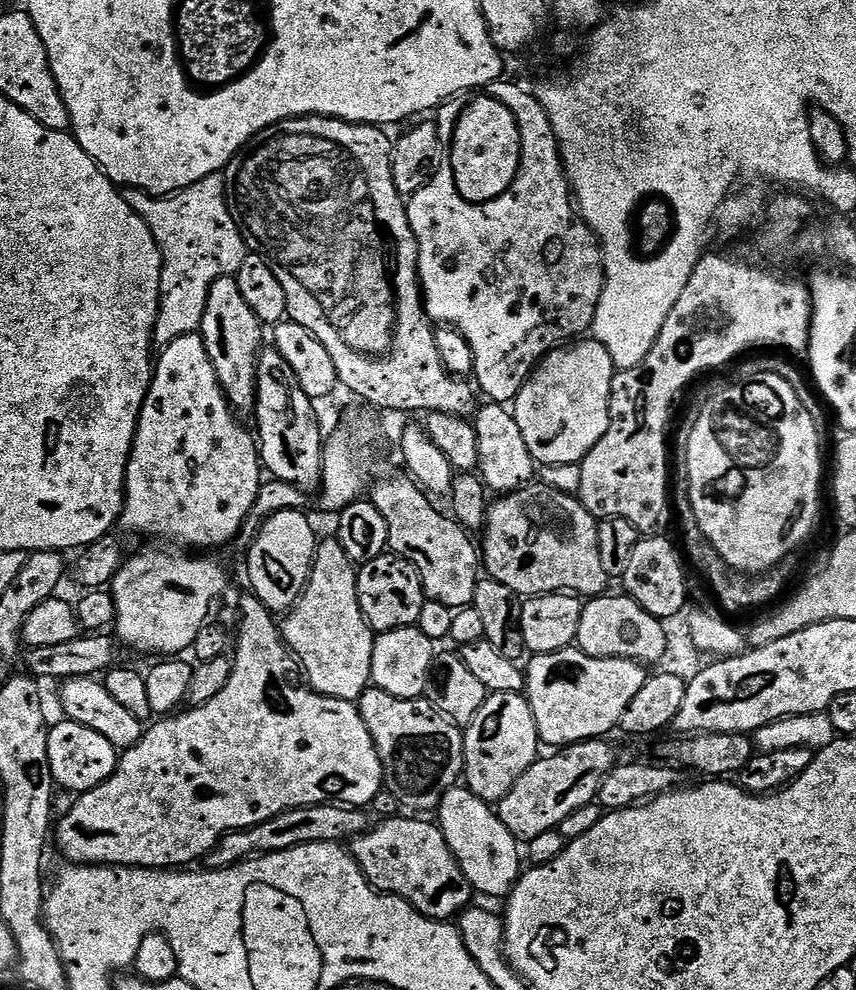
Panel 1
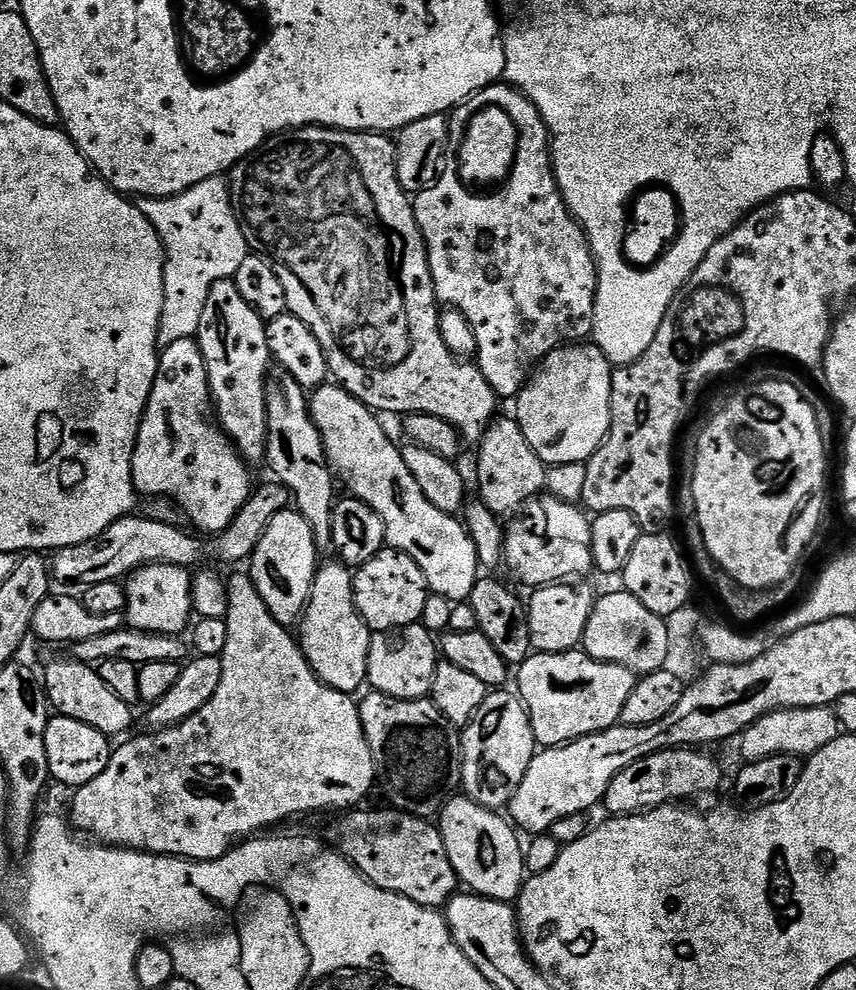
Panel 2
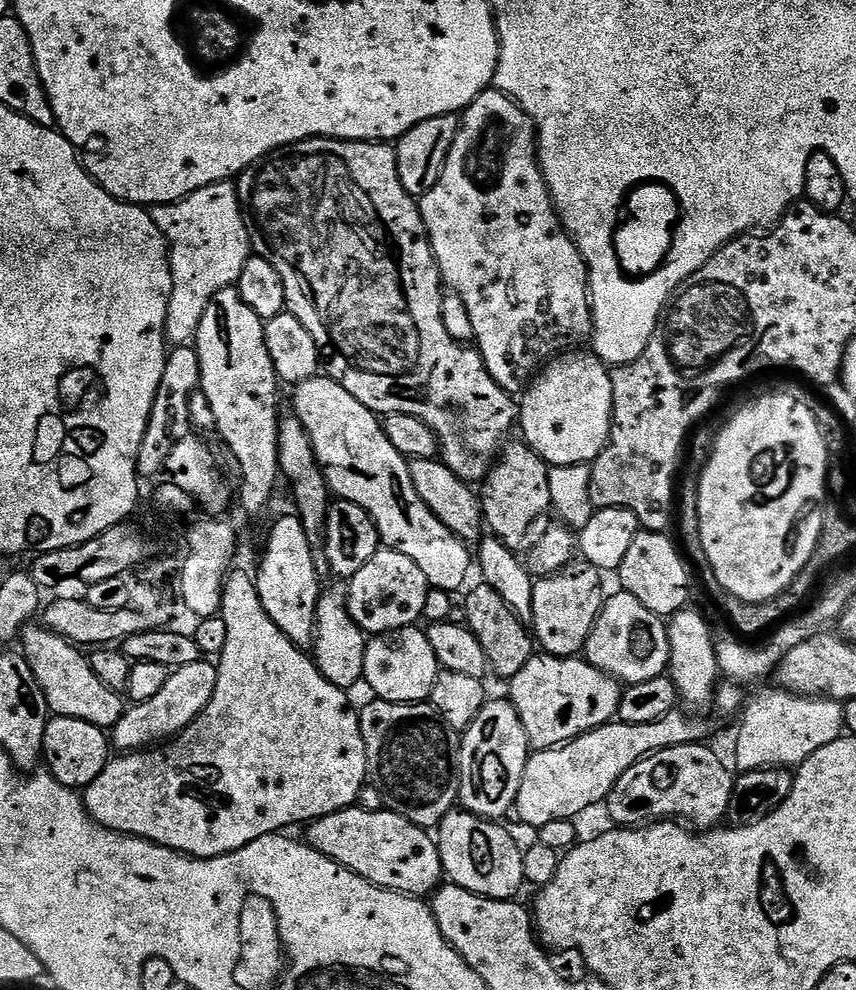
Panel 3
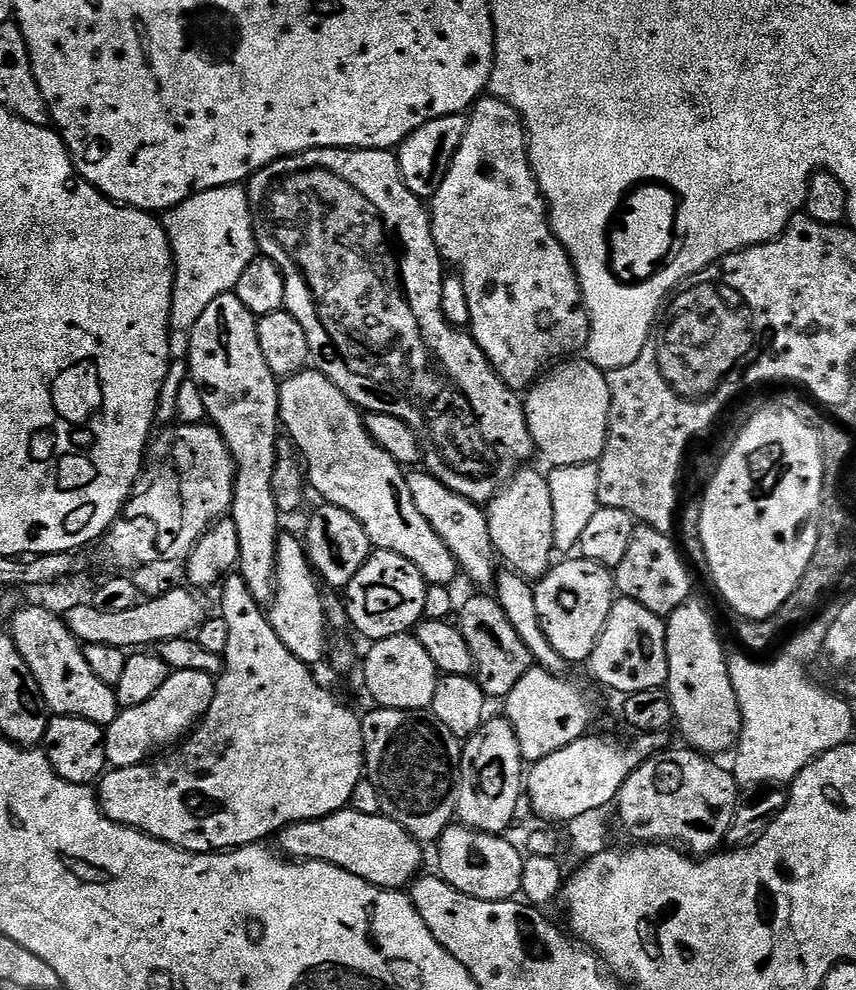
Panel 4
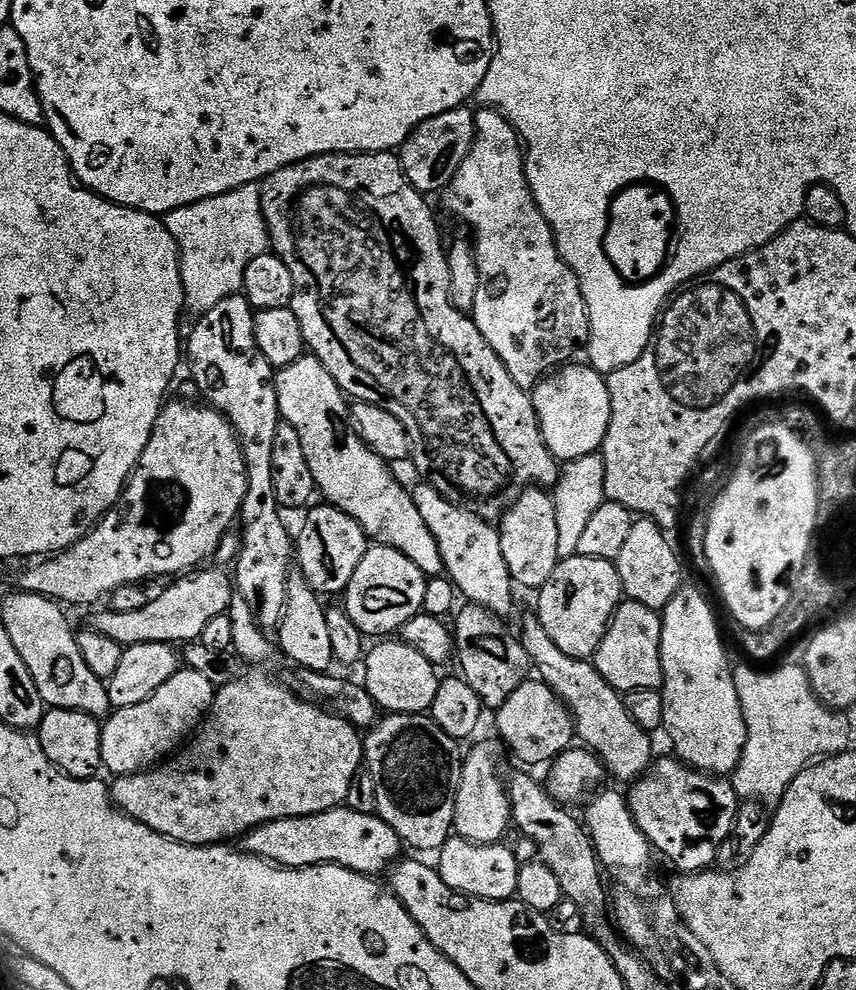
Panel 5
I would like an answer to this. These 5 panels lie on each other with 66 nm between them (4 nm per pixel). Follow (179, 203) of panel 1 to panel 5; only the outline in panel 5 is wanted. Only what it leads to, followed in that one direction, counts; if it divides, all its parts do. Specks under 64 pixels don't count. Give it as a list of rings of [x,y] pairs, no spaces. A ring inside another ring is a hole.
[[[247,184],[233,192],[182,206],[163,217],[164,225],[180,247],[180,269],[187,311],[203,314],[244,287],[246,266],[269,251],[268,227],[260,205],[260,184]]]

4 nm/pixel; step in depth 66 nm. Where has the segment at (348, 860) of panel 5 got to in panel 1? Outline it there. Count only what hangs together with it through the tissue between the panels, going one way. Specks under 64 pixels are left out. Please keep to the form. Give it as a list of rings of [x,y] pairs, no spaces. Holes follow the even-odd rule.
[[[396,816],[393,820],[384,820],[380,825],[369,827],[351,841],[350,851],[356,857],[358,866],[364,871],[368,883],[377,892],[386,892],[393,896],[401,896],[406,902],[410,902],[418,911],[429,916],[431,920],[441,922],[451,921],[459,917],[465,908],[473,903],[474,889],[469,884],[466,874],[458,866],[454,854],[444,837],[444,831],[439,823],[428,820],[403,820]]]

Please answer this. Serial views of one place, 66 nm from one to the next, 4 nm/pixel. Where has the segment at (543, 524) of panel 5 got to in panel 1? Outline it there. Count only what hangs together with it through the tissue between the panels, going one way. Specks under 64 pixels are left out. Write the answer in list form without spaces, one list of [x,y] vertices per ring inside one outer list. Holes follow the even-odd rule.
[[[495,402],[482,404],[474,412],[474,417],[476,416],[474,427],[480,459],[478,475],[483,480],[485,489],[492,491],[493,488],[496,494],[515,492],[517,488],[524,487],[537,475],[538,465],[526,446],[526,438],[522,438],[522,430],[518,430],[515,415],[503,404]]]

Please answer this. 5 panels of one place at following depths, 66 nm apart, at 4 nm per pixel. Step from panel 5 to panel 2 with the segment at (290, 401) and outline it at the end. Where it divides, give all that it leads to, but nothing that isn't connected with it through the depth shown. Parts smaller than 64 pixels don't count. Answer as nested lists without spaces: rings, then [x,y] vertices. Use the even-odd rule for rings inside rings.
[[[325,382],[322,387],[315,389],[310,396],[310,409],[312,421],[316,424],[324,444],[327,460],[333,473],[338,477],[339,483],[349,488],[355,499],[362,501],[384,523],[384,542],[395,552],[405,552],[414,562],[418,562],[418,570],[428,583],[429,593],[441,596],[453,602],[467,601],[472,595],[478,577],[481,575],[480,559],[476,553],[474,542],[470,538],[468,529],[453,513],[438,510],[426,494],[414,482],[414,474],[404,461],[403,451],[384,433],[379,424],[377,413],[366,407],[361,400],[355,400],[345,388],[332,382]]]

